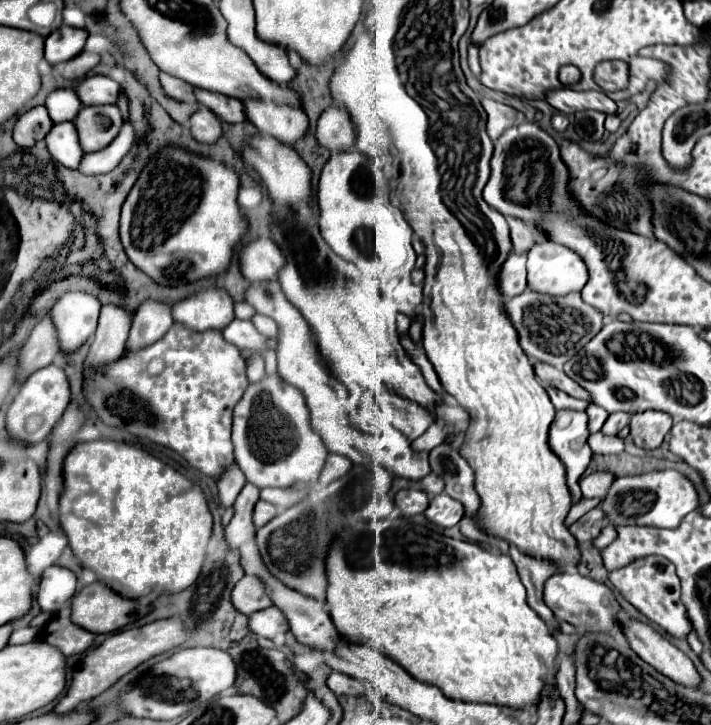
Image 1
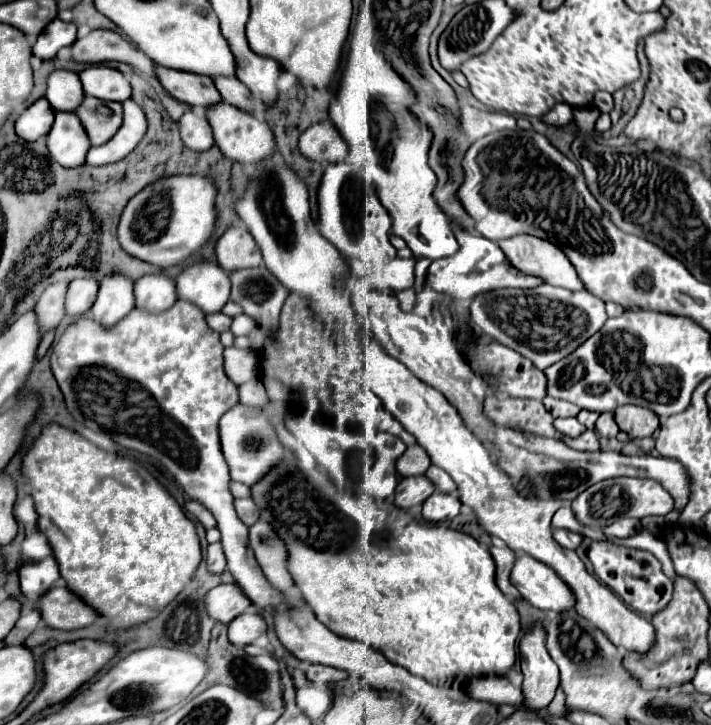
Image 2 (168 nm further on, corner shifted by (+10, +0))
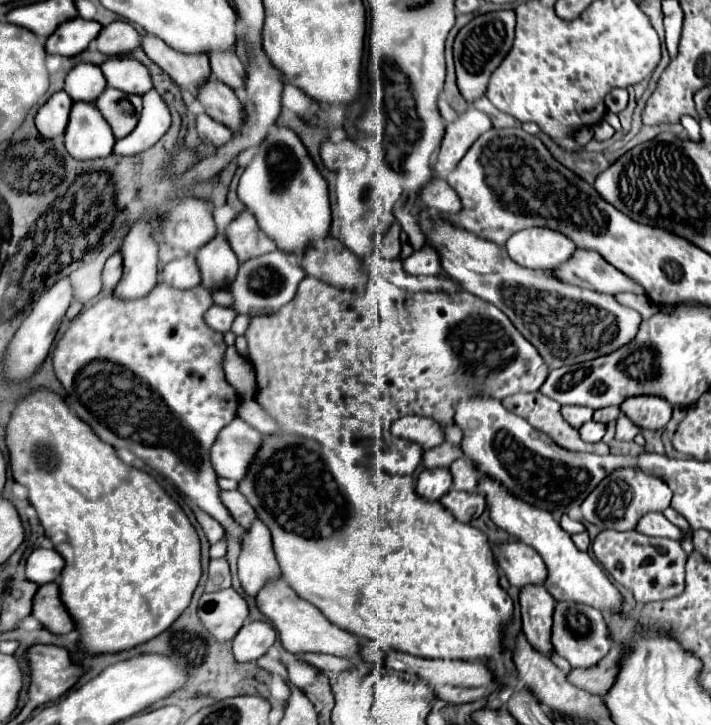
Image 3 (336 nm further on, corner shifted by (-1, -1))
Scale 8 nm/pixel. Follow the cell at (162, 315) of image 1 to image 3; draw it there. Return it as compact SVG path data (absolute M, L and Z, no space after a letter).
M185 255L179 261L167 263L161 273L161 279L165 283L171 283L173 287L183 287L183 289L191 289L191 287L199 285L201 275L199 275L195 255Z

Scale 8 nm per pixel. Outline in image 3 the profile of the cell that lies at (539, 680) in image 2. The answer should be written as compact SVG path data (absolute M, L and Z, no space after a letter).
M525 585L519 589L521 603L521 619L523 633L541 653L549 655L553 651L551 645L551 613L555 607L555 599L547 593L543 585Z

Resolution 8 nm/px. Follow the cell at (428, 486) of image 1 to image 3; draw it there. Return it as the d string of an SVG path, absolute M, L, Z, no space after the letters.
M457 459L455 463L449 465L449 471L453 475L453 489L469 491L469 493L477 491L481 477L479 471L475 471L475 467L467 459Z

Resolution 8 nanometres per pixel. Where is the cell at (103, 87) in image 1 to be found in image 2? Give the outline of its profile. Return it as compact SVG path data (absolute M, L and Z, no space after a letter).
M90 66L80 72L82 90L86 96L94 96L100 100L124 102L130 98L130 84L126 78L108 66Z

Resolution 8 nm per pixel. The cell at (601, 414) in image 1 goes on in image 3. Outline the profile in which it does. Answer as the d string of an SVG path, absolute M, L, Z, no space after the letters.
M603 407L603 409L597 409L595 415L593 415L593 421L599 421L599 423L609 423L609 421L615 421L619 417L619 407Z

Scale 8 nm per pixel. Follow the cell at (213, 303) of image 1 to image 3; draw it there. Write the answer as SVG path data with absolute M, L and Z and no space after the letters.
M223 233L215 235L205 247L197 251L197 263L201 269L201 285L209 291L225 289L231 279L235 279L235 271L239 269L237 255Z

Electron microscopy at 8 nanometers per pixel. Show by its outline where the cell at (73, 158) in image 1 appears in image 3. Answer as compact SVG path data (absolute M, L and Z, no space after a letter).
M77 101L71 107L65 131L65 147L75 159L99 159L111 155L115 145L113 131L95 103Z

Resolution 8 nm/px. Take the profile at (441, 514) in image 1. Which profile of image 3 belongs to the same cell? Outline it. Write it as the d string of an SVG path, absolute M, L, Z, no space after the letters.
M449 491L441 499L443 507L447 507L455 519L469 523L471 519L477 519L485 511L485 497L479 493L465 493L465 491Z

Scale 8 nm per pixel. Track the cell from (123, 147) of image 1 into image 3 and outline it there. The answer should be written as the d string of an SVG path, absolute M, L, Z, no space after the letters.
M151 89L143 95L143 113L137 127L113 147L115 155L135 155L149 149L157 139L161 139L171 125L171 113L161 99L161 95Z

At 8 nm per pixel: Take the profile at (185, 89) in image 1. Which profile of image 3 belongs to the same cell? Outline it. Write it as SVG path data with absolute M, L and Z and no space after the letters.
M113 21L101 29L95 45L105 55L121 55L141 45L139 31L127 21Z

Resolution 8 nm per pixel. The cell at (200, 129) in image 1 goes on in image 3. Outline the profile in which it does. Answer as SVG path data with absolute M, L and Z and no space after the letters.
M197 115L197 133L203 143L213 143L215 147L227 143L233 137L233 131L227 131L223 123L213 121L209 115Z

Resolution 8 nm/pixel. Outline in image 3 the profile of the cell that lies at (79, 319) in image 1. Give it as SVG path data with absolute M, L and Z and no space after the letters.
M115 253L105 263L103 289L113 289L117 285L117 281L121 279L121 271L123 271L123 257L121 257L121 253Z

